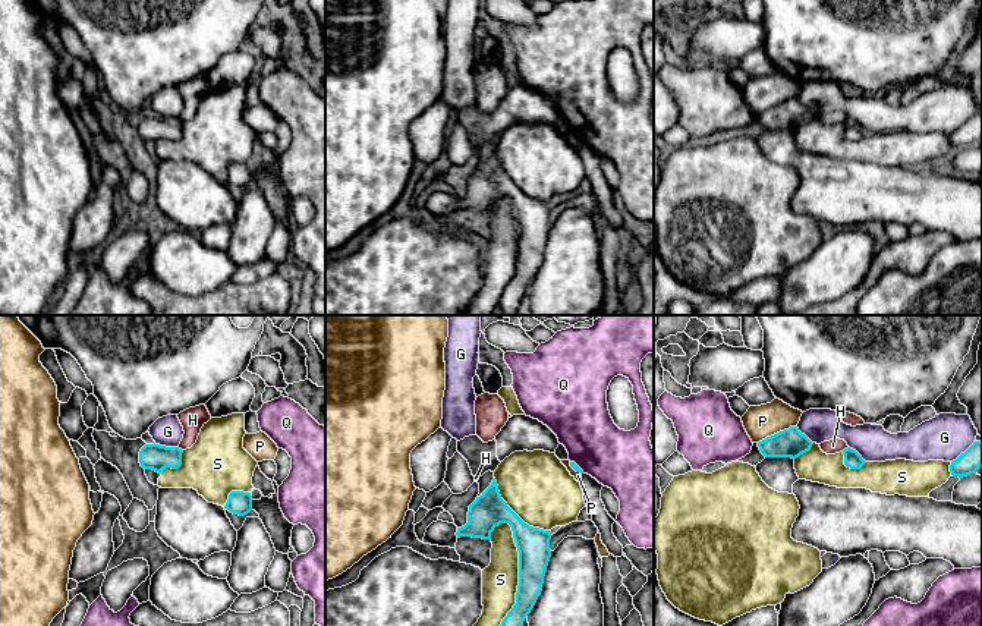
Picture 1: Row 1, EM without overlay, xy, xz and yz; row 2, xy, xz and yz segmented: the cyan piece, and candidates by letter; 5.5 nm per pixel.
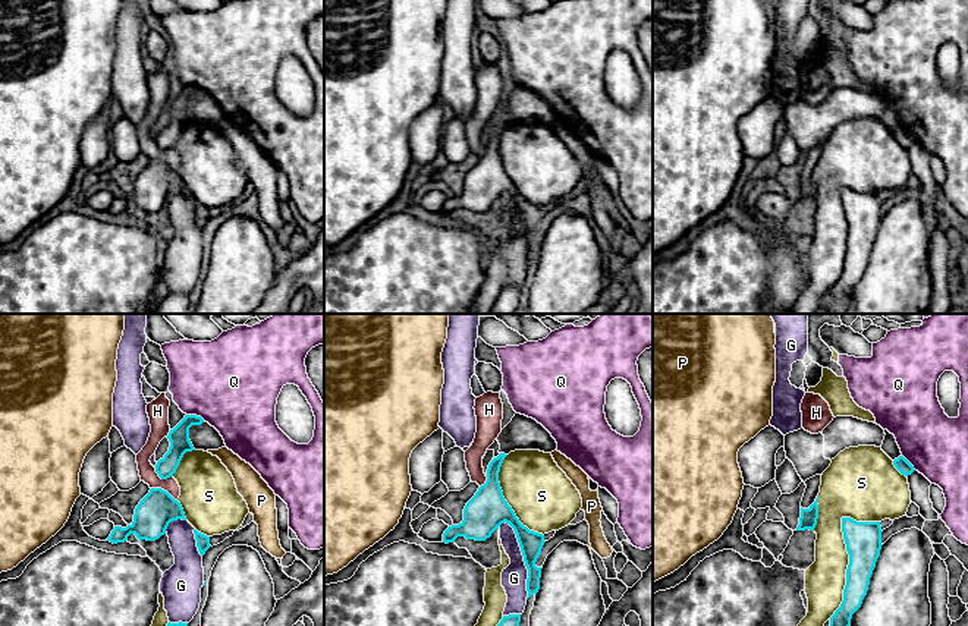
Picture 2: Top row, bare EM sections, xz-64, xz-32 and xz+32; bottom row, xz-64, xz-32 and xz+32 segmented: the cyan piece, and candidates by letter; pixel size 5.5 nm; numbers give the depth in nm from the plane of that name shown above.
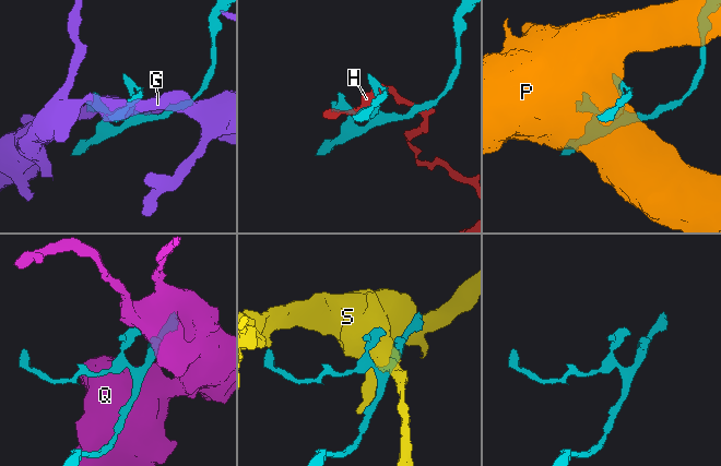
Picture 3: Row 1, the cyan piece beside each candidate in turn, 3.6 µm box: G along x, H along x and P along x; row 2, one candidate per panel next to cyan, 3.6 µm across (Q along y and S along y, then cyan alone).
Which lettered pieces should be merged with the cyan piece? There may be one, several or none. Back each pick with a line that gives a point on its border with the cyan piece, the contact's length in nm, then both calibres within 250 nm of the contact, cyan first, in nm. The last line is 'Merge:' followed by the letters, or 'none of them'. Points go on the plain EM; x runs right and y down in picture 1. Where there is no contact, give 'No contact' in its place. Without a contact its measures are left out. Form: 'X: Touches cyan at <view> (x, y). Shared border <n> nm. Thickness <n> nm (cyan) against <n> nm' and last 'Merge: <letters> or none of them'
Merge: none of them

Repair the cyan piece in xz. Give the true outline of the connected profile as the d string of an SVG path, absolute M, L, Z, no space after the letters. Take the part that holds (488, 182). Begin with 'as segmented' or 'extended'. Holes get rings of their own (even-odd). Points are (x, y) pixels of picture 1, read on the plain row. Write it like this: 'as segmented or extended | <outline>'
as segmented | M495 150L469 177L468 195L457 199L457 210L491 211L500 195L509 195L519 223L519 257L516 276L503 290L495 312L514 314L526 287L542 262L544 248L551 229L551 202L529 198L501 170Z

